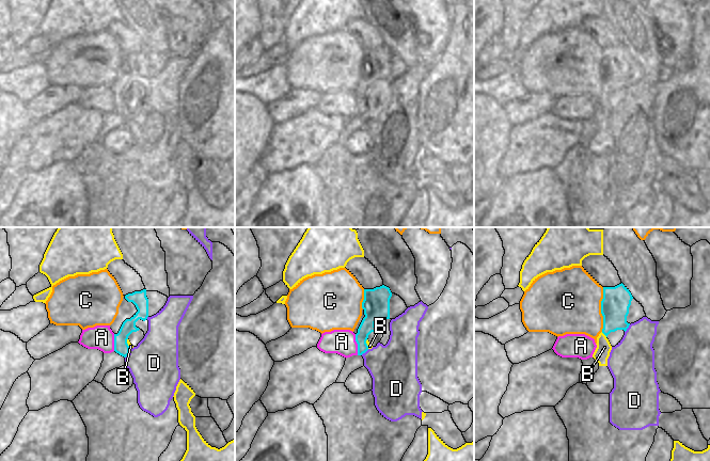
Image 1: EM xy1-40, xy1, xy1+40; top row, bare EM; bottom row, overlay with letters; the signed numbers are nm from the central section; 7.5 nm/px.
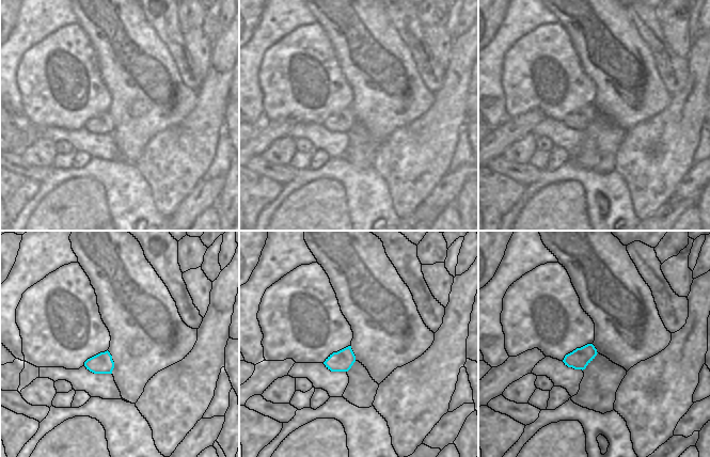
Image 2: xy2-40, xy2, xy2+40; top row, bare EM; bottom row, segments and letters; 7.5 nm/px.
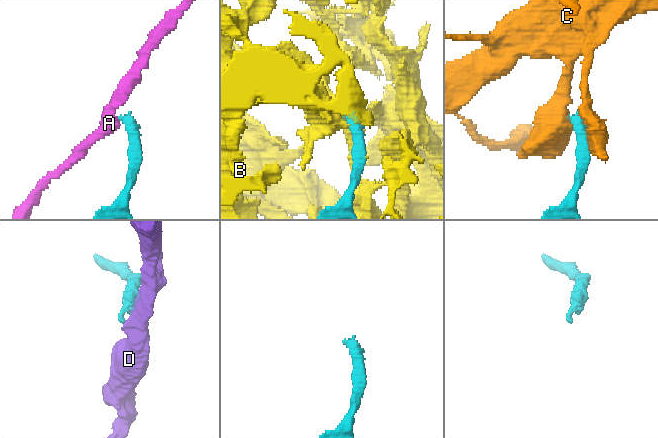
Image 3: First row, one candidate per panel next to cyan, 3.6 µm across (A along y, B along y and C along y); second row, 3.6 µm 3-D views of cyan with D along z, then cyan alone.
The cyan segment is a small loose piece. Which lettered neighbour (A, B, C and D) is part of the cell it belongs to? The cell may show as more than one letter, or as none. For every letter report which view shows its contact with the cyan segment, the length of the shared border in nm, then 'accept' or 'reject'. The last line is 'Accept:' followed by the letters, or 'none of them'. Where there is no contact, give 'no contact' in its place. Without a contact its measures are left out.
A: contact in xy1; length 160 nm; reject
B: contact in xy1+40; length 60 nm; reject
C: contact in xy1+40; length 340 nm; reject
D: contact in xy1-40; length 80 nm; reject
Accept: none of them

